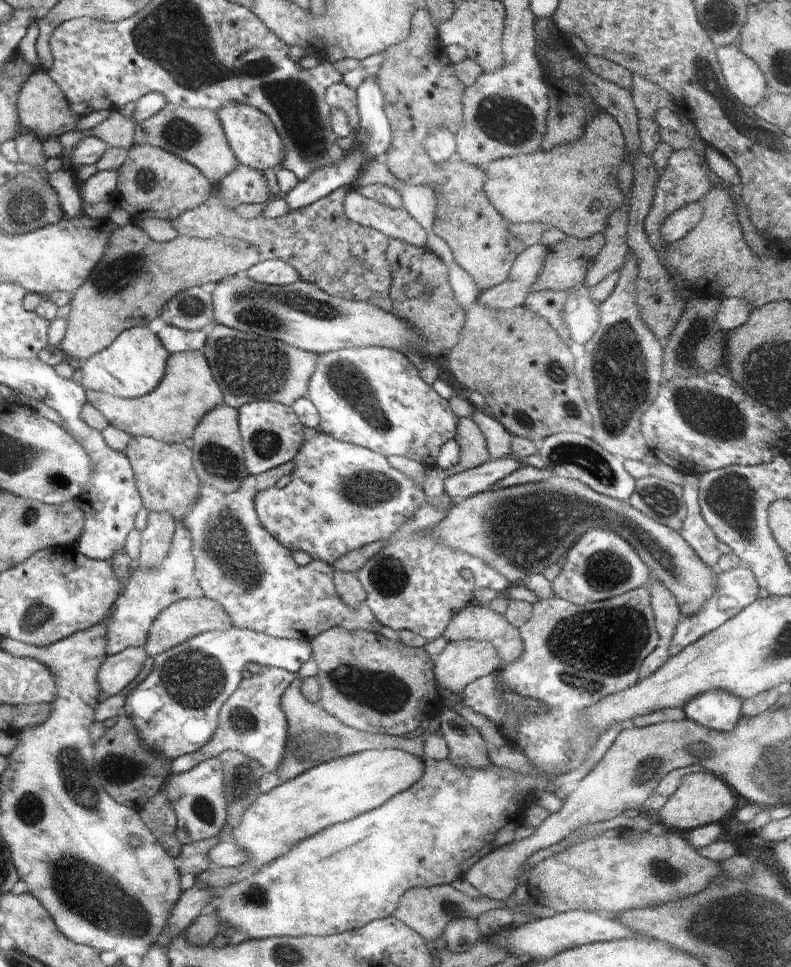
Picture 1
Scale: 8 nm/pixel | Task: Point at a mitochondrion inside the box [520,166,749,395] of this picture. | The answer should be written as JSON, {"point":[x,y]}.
{"point":[688,348]}

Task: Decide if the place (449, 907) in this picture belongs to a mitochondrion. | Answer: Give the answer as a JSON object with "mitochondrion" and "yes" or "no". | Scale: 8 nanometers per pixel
{"mitochondrion":"yes"}

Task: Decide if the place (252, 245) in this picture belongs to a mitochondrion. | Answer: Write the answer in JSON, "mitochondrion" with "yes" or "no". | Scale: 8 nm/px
{"mitochondrion":"no"}

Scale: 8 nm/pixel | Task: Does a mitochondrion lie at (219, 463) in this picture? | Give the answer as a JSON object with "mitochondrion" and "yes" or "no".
{"mitochondrion":"yes"}

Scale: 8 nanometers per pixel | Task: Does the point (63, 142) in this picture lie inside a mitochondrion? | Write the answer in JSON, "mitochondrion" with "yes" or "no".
{"mitochondrion":"no"}

